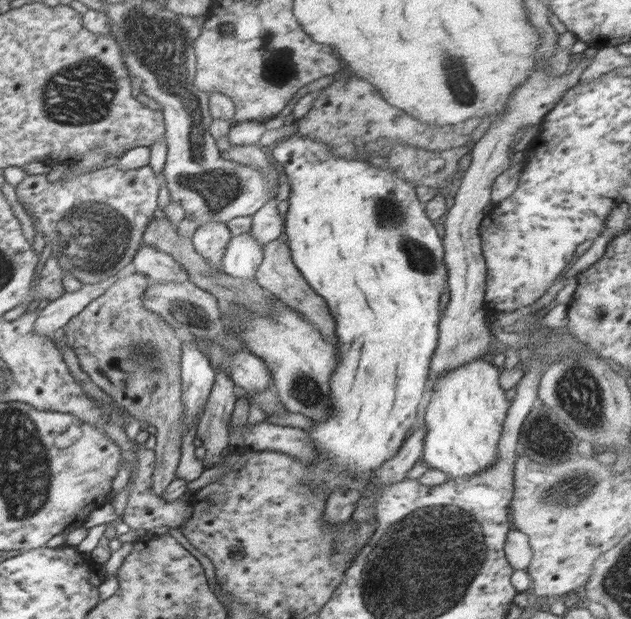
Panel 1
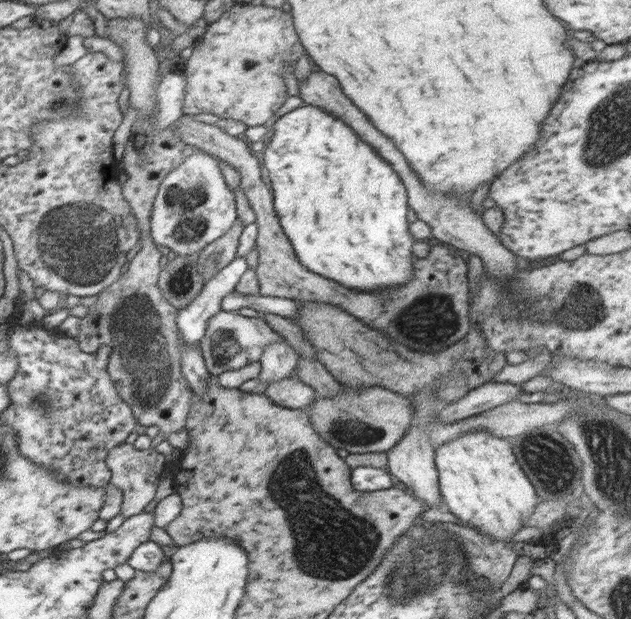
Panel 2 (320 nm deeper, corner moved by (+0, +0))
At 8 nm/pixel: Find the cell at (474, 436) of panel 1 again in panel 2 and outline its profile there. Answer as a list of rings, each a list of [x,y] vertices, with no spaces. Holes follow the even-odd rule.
[[[483,428],[465,432],[460,438],[435,448],[435,466],[444,509],[454,514],[458,520],[465,522],[466,527],[475,528],[477,531],[483,530],[481,533],[492,540],[500,542],[504,540],[506,544],[511,544],[516,554],[528,554],[524,552],[524,546],[528,546],[526,541],[517,542],[510,538],[531,518],[535,506],[539,503],[539,498],[535,493],[534,485],[516,462],[516,456],[508,438],[498,438]]]

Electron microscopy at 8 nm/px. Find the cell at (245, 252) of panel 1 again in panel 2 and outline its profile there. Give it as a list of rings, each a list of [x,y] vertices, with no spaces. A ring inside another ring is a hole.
[[[280,336],[282,341],[272,344],[266,348],[260,358],[260,382],[258,390],[263,393],[271,382],[282,381],[294,376],[296,365],[298,365],[297,354],[287,344],[285,338]]]

